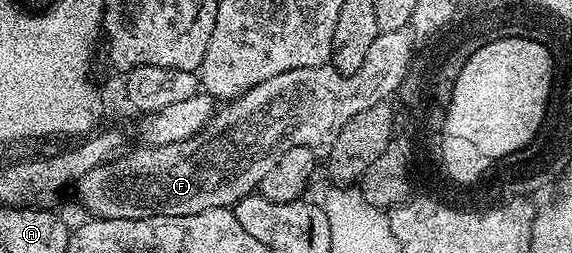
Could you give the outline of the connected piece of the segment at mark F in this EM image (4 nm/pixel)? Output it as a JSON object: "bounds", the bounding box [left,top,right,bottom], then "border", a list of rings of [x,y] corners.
{"bounds":[75,32,409,220],"border":[[[378,32],[375,42],[371,42],[371,50],[367,50],[367,58],[363,58],[363,64],[350,75],[344,75],[334,69],[332,66],[323,68],[300,68],[299,70],[287,70],[283,74],[275,74],[275,78],[267,78],[263,82],[259,82],[254,88],[248,88],[242,96],[238,96],[228,106],[216,113],[213,119],[205,125],[202,132],[196,136],[187,138],[183,142],[175,142],[174,144],[164,144],[158,148],[148,146],[137,146],[134,152],[126,151],[124,154],[118,155],[116,158],[109,160],[106,164],[95,166],[93,170],[83,174],[83,178],[77,181],[75,185],[75,193],[81,199],[83,207],[89,211],[88,215],[93,218],[102,220],[138,220],[143,215],[141,208],[141,200],[145,203],[144,211],[154,216],[190,216],[191,214],[199,214],[203,210],[211,210],[212,208],[232,208],[234,204],[238,204],[245,196],[252,196],[258,191],[263,178],[267,178],[267,174],[275,166],[275,162],[279,162],[279,158],[283,154],[287,154],[287,150],[291,150],[291,146],[307,146],[314,150],[320,149],[320,144],[330,146],[336,142],[340,131],[343,130],[342,125],[350,116],[350,113],[357,112],[358,109],[365,108],[365,105],[373,104],[374,101],[385,96],[386,92],[397,85],[398,80],[401,80],[401,75],[405,70],[405,63],[409,60],[409,36],[405,33],[393,33],[387,36],[384,32]]]}

